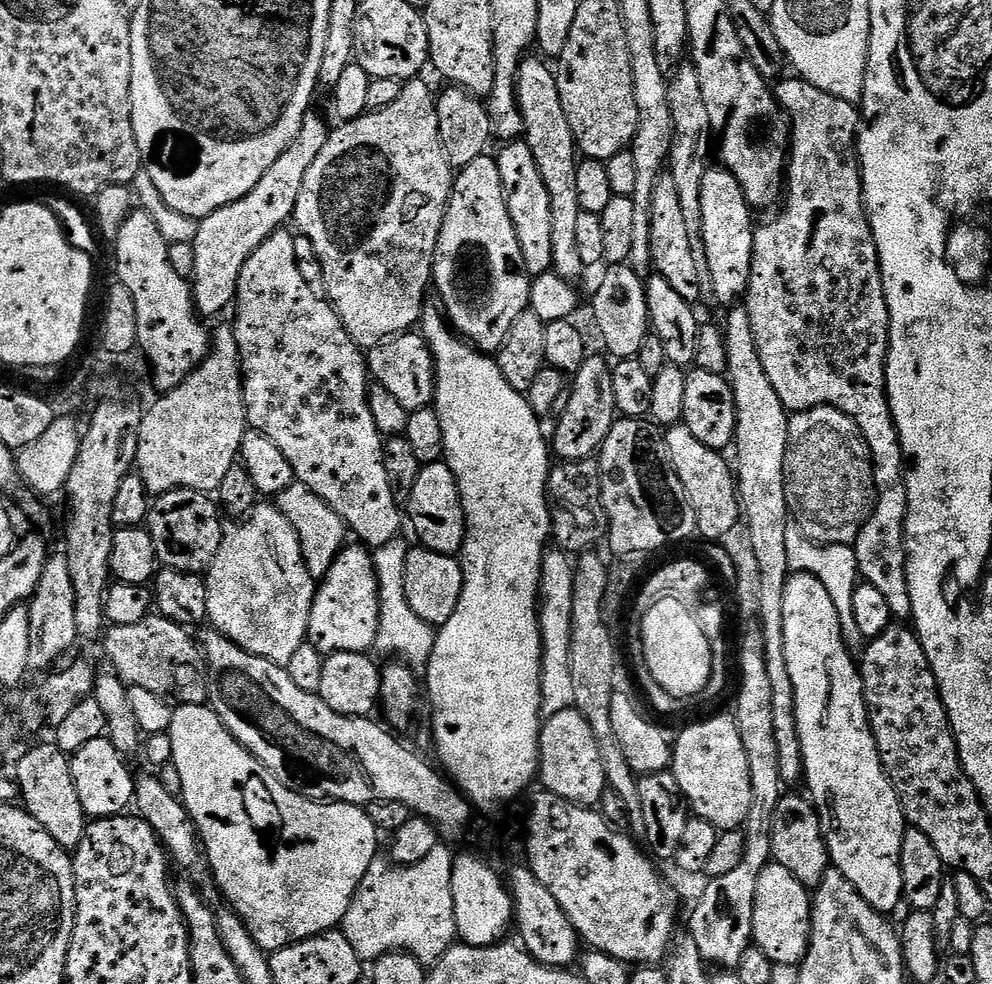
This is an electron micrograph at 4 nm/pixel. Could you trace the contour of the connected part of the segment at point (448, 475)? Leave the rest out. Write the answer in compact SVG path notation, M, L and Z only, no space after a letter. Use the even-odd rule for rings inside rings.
M447 463L425 464L420 469L418 482L407 497L406 512L412 515L412 528L420 535L419 543L431 552L447 556L463 553L468 538L468 519L462 506L460 487ZM408 500L408 504L407 504Z

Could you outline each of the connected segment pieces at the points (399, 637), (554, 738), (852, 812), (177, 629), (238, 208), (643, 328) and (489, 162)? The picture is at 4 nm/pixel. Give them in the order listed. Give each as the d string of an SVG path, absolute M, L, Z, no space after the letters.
M395 539L390 544L377 549L373 555L376 576L379 578L380 599L384 615L380 618L380 634L377 647L388 652L402 652L403 659L416 668L427 667L433 658L436 649L437 631L433 625L418 618L413 611L407 595L407 557L410 553L409 546Z
M576 706L547 717L540 735L540 776L544 778L543 787L555 796L573 804L592 806L597 803L595 800L603 798L604 788L606 792L609 787L608 765L606 752L600 749L600 740L587 718Z
M793 571L784 587L784 659L796 694L796 733L800 736L800 755L804 758L806 780L808 776L807 791L817 801L825 800L832 811L836 840L834 836L830 844L830 860L835 871L841 872L866 898L866 902L874 906L874 910L892 914L904 900L906 817L896 787L884 771L884 757L880 755L872 733L864 683L857 661L852 661L844 645L844 632L846 628L840 622L840 611L824 581L809 572Z
M153 614L145 619L142 623L131 624L130 626L113 625L106 633L102 642L107 658L112 662L111 667L117 676L120 677L125 684L140 689L150 690L151 693L158 694L164 699L171 700L177 705L205 705L209 701L209 685L208 685L208 667L207 660L204 657L201 645L187 633L189 632L183 625L176 624L173 620L168 620L159 614Z
M315 114L305 116L292 145L281 154L278 162L274 162L272 169L261 178L258 186L254 186L254 190L250 190L250 194L199 221L196 239L191 243L196 266L190 280L201 317L216 316L233 307L242 268L266 238L281 231L287 225L284 223L293 219L298 194L302 194L302 182L306 182L306 172L314 166L314 158L322 154L329 131L330 124L322 117Z
M612 268L604 276L604 281L596 288L596 297L592 300L592 312L596 315L596 324L600 327L600 336L604 344L616 355L616 358L636 358L644 349L650 335L650 313L648 311L648 289L645 277L639 276L632 268Z
M495 155L479 156L465 168L459 169L452 185L452 203L448 205L438 238L432 279L435 291L440 291L444 299L443 311L449 325L473 348L485 354L499 353L514 330L515 323L524 312L529 311L534 276L524 261L523 246L508 209L504 176L500 173L500 162Z

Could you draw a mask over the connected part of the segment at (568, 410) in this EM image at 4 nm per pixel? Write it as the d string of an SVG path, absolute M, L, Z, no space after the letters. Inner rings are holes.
M592 354L579 372L575 373L576 385L573 388L571 385L570 397L559 413L560 425L556 428L556 437L553 435L550 440L555 455L560 455L561 461L591 460L603 449L606 438L618 419L612 369L611 363L607 364L602 357Z

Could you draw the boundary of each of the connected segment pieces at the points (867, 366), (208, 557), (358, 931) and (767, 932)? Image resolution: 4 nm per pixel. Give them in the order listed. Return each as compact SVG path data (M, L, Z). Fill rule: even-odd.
M795 78L796 80L784 80L780 85L775 85L774 91L776 93L776 99L779 100L780 104L783 105L784 109L788 111L788 116L792 120L792 143L790 145L790 154L791 160L790 165L787 167L787 192L786 192L786 200L788 196L788 205L784 208L784 213L781 214L777 220L772 220L769 222L765 228L757 227L755 229L756 234L756 249L754 250L754 254L752 255L752 279L746 289L746 297L748 296L748 301L746 301L746 307L748 309L748 316L752 319L752 332L756 335L756 345L760 348L760 357L762 358L762 362L764 363L764 369L766 370L766 374L770 378L770 382L774 386L774 390L778 390L778 398L784 404L785 408L788 409L789 413L795 414L798 412L808 412L812 408L823 408L825 406L829 408L837 408L838 410L842 410L848 416L852 416L856 419L856 423L860 425L860 429L864 432L865 438L868 440L868 445L872 448L872 469L874 470L874 478L876 479L878 485L878 495L876 498L876 511L872 513L872 517L865 522L864 525L859 529L860 537L854 541L854 547L856 550L856 557L858 558L858 562L860 563L861 573L871 583L883 585L885 583L884 576L888 576L892 572L892 568L900 568L903 569L906 564L906 525L910 519L908 514L908 482L906 479L906 457L904 455L904 451L902 450L902 446L900 445L900 436L896 433L896 422L892 417L892 406L888 400L888 354L890 351L890 345L892 343L892 337L894 335L894 313L890 307L890 297L888 294L888 289L886 287L886 281L884 278L884 272L880 268L880 252L876 249L876 237L872 234L872 222L868 214L868 209L866 207L866 195L865 195L865 181L864 174L862 171L862 163L861 157L858 151L858 137L862 131L862 112L859 107L853 101L843 100L842 98L838 98L834 94L830 94L826 90L818 90L818 86L814 86L809 80L803 78Z
M179 488L161 492L151 501L146 527L154 538L156 553L164 568L179 572L207 573L222 546L225 521L220 521L221 509L209 493Z
M437 846L428 856L423 857L419 862L413 863L411 867L391 866L392 868L373 867L366 879L360 884L360 888L356 892L356 897L352 899L352 904L348 907L348 912L344 915L344 923L342 931L344 937L352 943L354 950L360 955L360 959L365 962L375 962L382 959L386 954L391 952L409 952L414 958L418 958L421 964L431 966L448 953L448 949L458 940L458 925L456 923L456 907L454 906L454 890L452 889L452 866L454 863L453 853L448 853L444 846Z
M769 862L760 872L754 910L754 944L768 955L773 965L804 963L814 935L814 900L786 866Z

